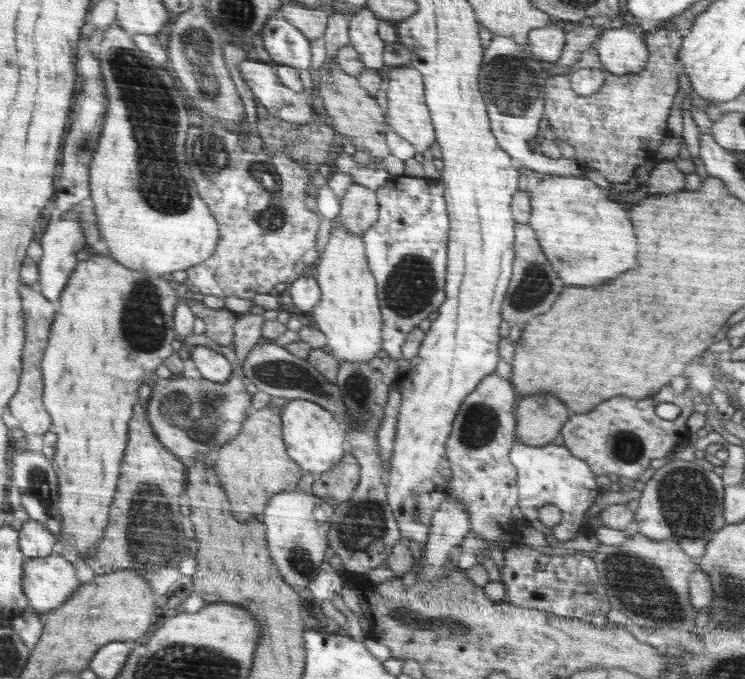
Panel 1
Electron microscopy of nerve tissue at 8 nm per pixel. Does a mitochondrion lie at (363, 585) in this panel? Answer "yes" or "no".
no

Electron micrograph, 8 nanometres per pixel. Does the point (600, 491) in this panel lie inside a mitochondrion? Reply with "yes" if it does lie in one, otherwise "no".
no

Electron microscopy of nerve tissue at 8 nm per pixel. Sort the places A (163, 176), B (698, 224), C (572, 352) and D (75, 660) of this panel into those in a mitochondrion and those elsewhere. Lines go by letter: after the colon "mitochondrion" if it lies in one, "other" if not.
A: mitochondrion
B: other
C: other
D: other

